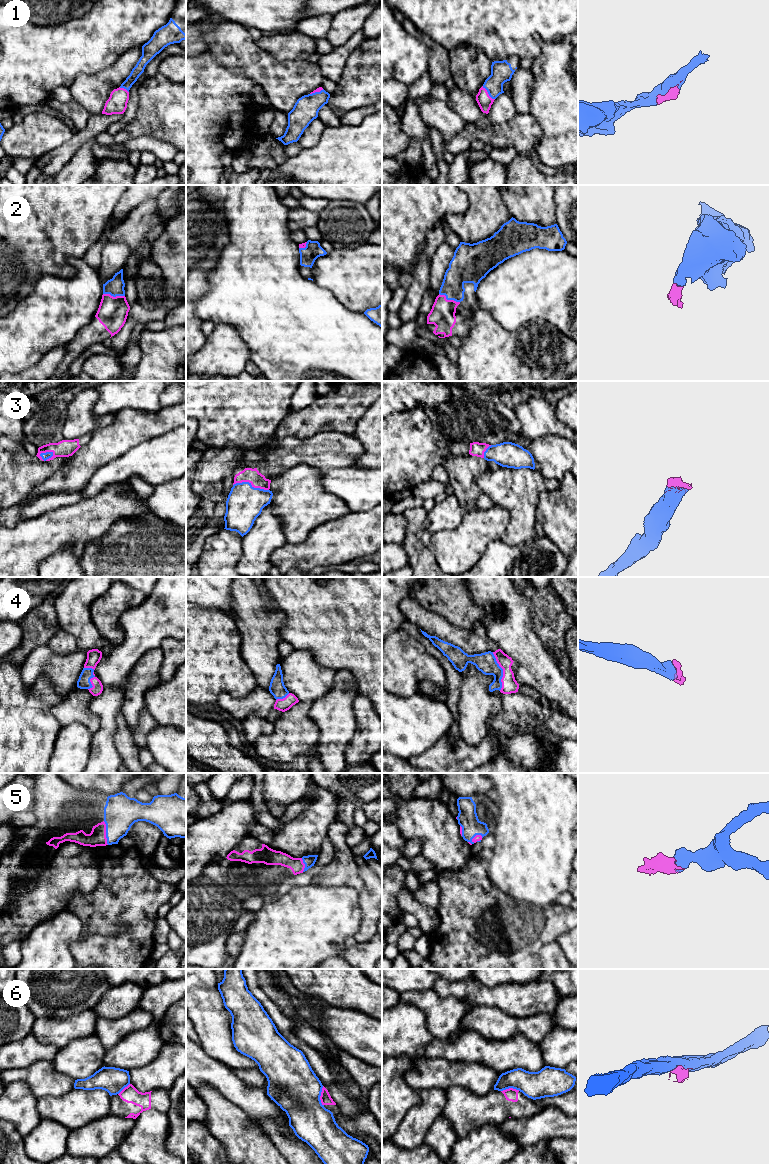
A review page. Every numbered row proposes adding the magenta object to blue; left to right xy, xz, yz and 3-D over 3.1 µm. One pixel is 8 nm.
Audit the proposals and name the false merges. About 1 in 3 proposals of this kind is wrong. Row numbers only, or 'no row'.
no row

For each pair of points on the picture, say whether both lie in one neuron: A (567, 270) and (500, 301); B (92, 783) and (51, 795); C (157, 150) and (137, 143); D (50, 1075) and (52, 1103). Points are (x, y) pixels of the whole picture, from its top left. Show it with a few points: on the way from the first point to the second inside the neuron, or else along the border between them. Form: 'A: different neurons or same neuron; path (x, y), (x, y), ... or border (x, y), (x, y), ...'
A: same neuron; path (550, 284), (535, 284), (517, 292)
B: different neurons; border (67, 783), (75, 788), (98, 792)
C: same neuron; path (152, 145), (142, 143)
D: different neurons; border (73, 1088), (60, 1095), (45, 1095), (37, 1099)

